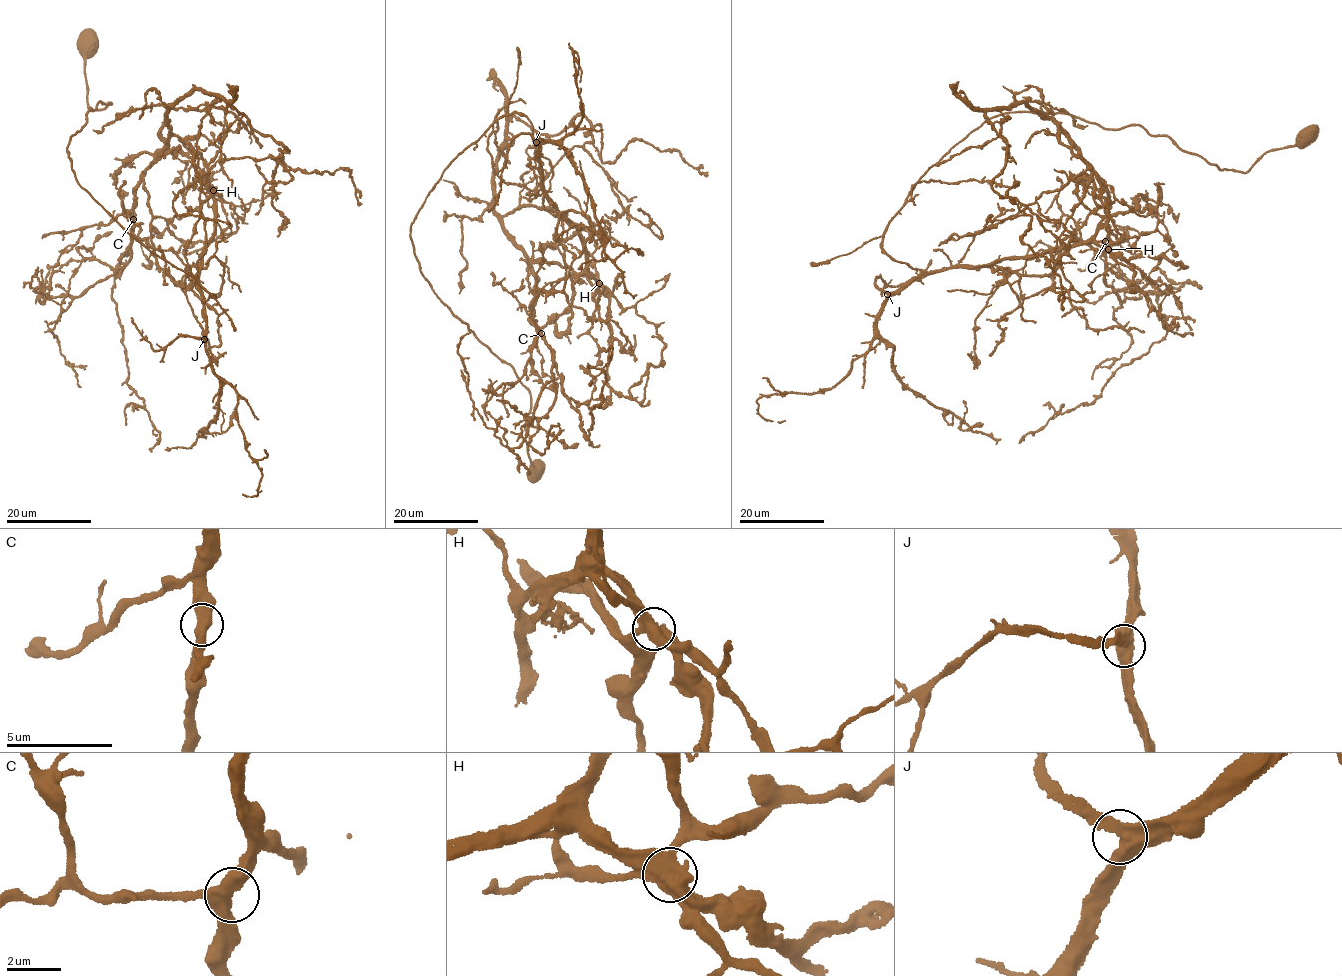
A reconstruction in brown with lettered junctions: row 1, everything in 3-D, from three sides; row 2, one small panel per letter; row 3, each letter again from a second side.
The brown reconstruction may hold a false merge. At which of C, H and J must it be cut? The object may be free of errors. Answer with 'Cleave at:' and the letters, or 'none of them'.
Cleave at: H

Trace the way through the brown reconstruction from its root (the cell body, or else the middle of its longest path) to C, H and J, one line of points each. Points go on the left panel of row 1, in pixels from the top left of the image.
C: (88, 42), (88, 108), (111, 104), (70, 137), (78, 182), (214, 297), (133, 219)
H: (88, 42), (88, 108), (111, 104), (70, 137), (78, 182), (204, 300), (213, 190)
J: (88, 42), (88, 108), (111, 104), (70, 137), (72, 169), (215, 295), (204, 339)

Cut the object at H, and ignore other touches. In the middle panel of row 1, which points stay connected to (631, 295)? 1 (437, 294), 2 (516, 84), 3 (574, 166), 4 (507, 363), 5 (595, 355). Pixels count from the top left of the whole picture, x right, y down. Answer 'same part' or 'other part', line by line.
1: same part
2: same part
3: same part
4: same part
5: other part

